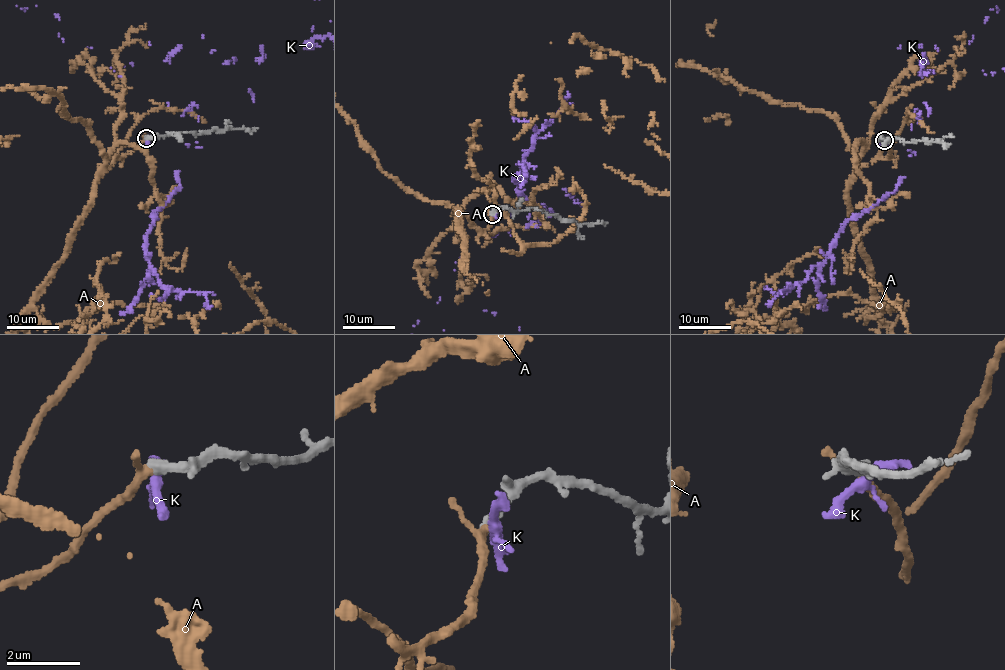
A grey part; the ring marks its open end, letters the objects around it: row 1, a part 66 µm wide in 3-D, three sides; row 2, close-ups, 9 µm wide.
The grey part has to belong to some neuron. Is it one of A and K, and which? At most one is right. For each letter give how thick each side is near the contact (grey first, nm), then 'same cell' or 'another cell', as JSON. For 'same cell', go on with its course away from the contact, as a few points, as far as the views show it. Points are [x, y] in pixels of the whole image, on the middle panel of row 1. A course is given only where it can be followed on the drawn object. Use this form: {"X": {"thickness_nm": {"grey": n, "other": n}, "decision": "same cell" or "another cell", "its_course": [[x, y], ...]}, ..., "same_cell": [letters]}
{"A": {"thickness_nm": {"grey": 320, "other": 190}, "decision": "same cell"}, "K": {"thickness_nm": {"grey": 320, "other": 240}, "decision": "another cell"}, "same_cell": ["A"]}

